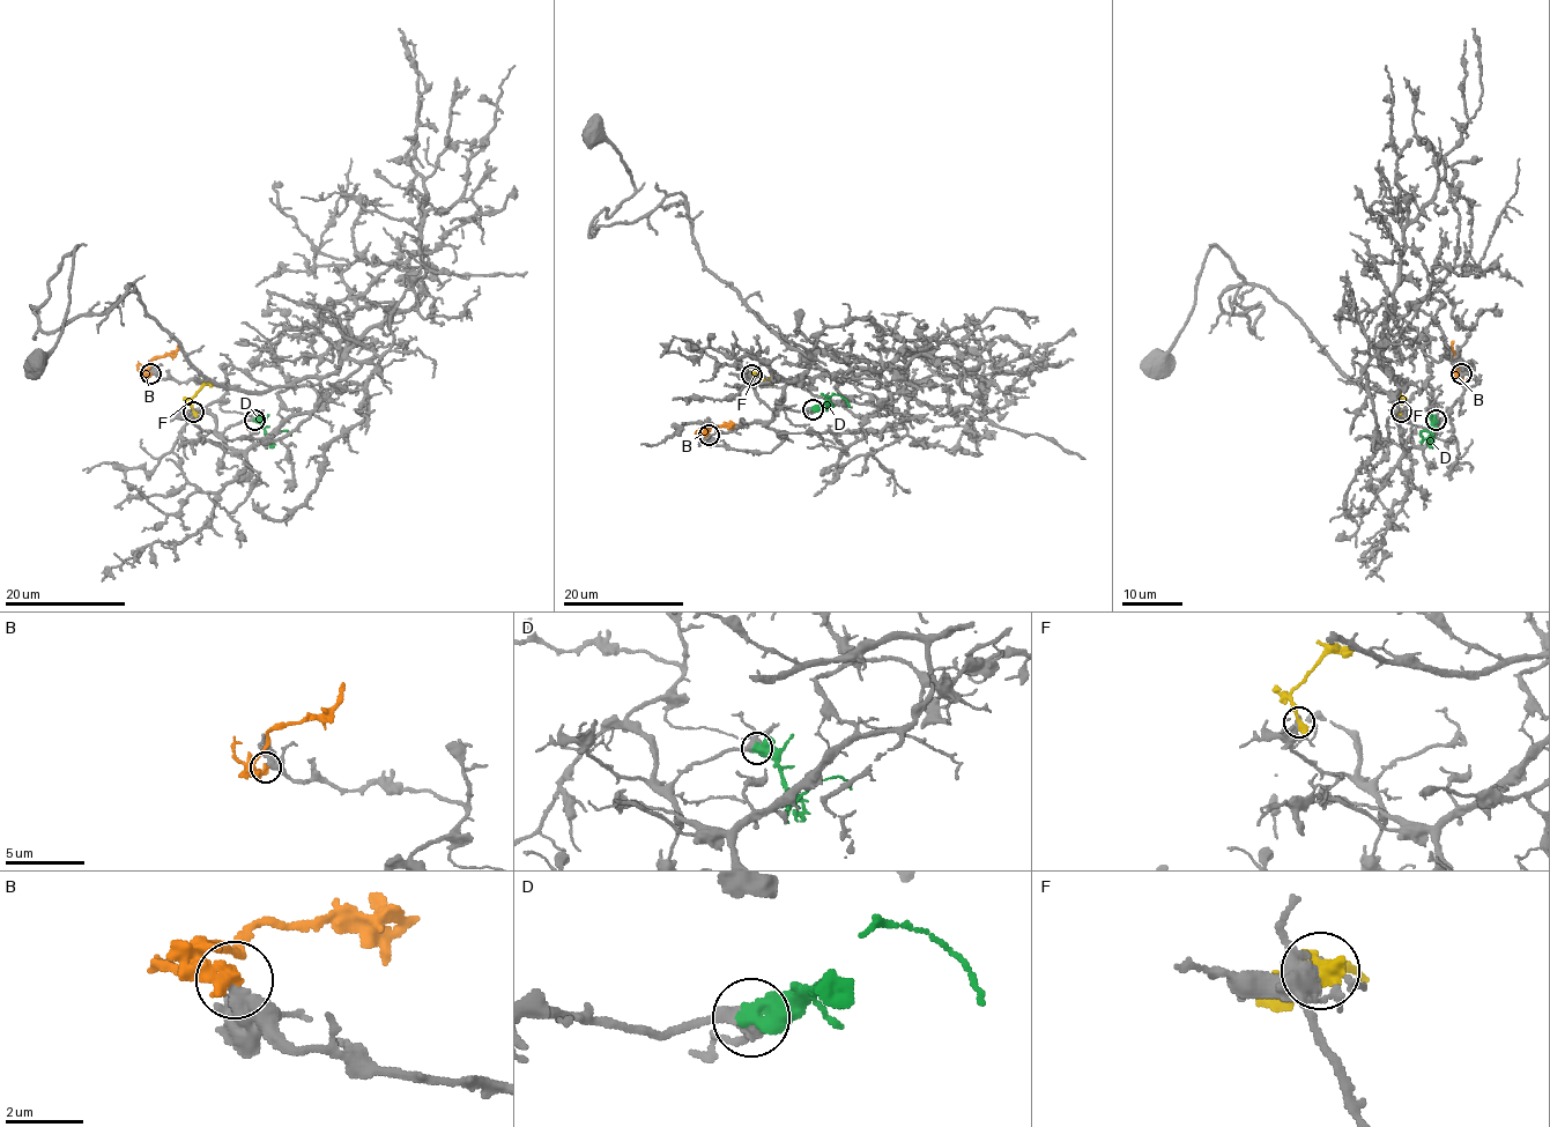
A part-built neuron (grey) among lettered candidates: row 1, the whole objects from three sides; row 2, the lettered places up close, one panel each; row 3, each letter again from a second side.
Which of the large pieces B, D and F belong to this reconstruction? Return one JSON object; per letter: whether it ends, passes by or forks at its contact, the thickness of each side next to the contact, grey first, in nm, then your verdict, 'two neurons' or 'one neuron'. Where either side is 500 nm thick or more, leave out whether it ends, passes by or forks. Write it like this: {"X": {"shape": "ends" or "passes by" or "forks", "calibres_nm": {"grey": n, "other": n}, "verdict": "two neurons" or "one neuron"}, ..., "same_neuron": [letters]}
{"B": {"shape": "ends", "calibres_nm": {"grey": 460, "other": 440}, "verdict": "two neurons"}, "D": {"calibres_nm": {"grey": 360, "other": 700}, "verdict": "one neuron"}, "F": {"calibres_nm": {"grey": 360, "other": 500}, "verdict": "two neurons"}, "same_neuron": ["D"]}

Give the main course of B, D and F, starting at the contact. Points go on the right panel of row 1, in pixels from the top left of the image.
B: (1460, 373), (1456, 371), (1456, 361), (1452, 356), (1453, 341)
D: (1434, 420), (1432, 432), (1423, 439), (1423, 430), (1433, 435)
F: (1400, 410), (1400, 391), (1410, 382)

